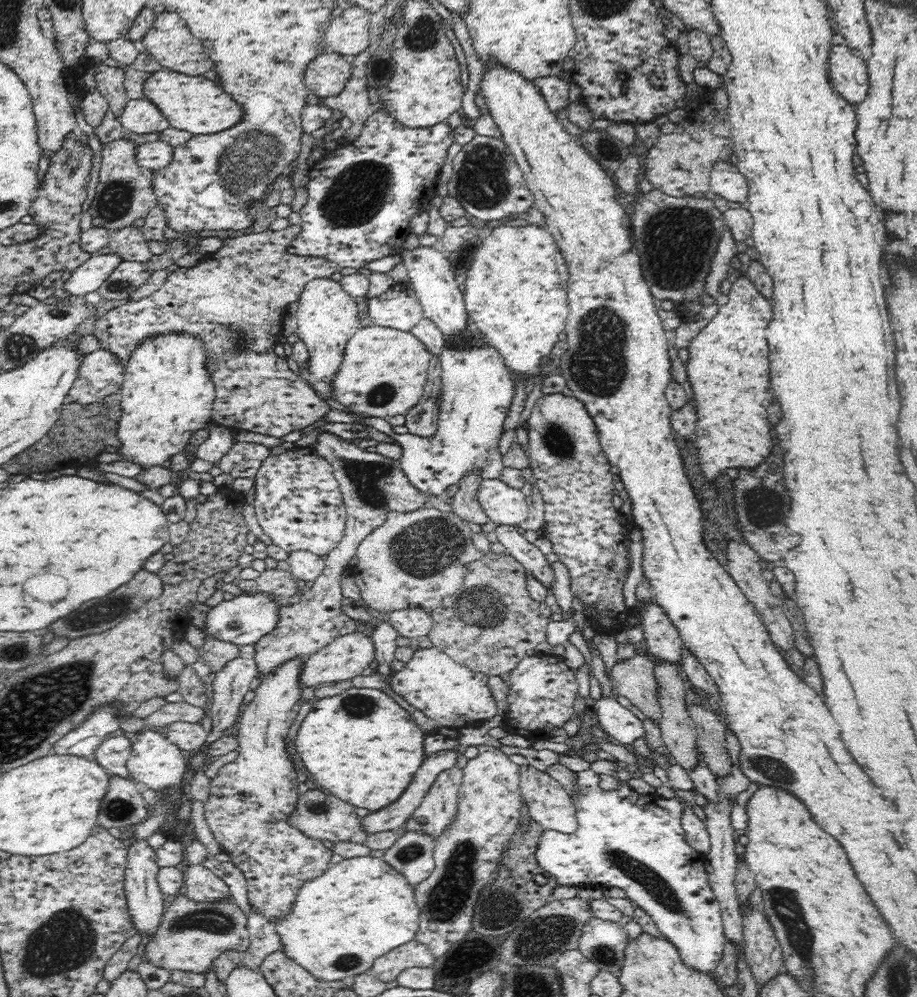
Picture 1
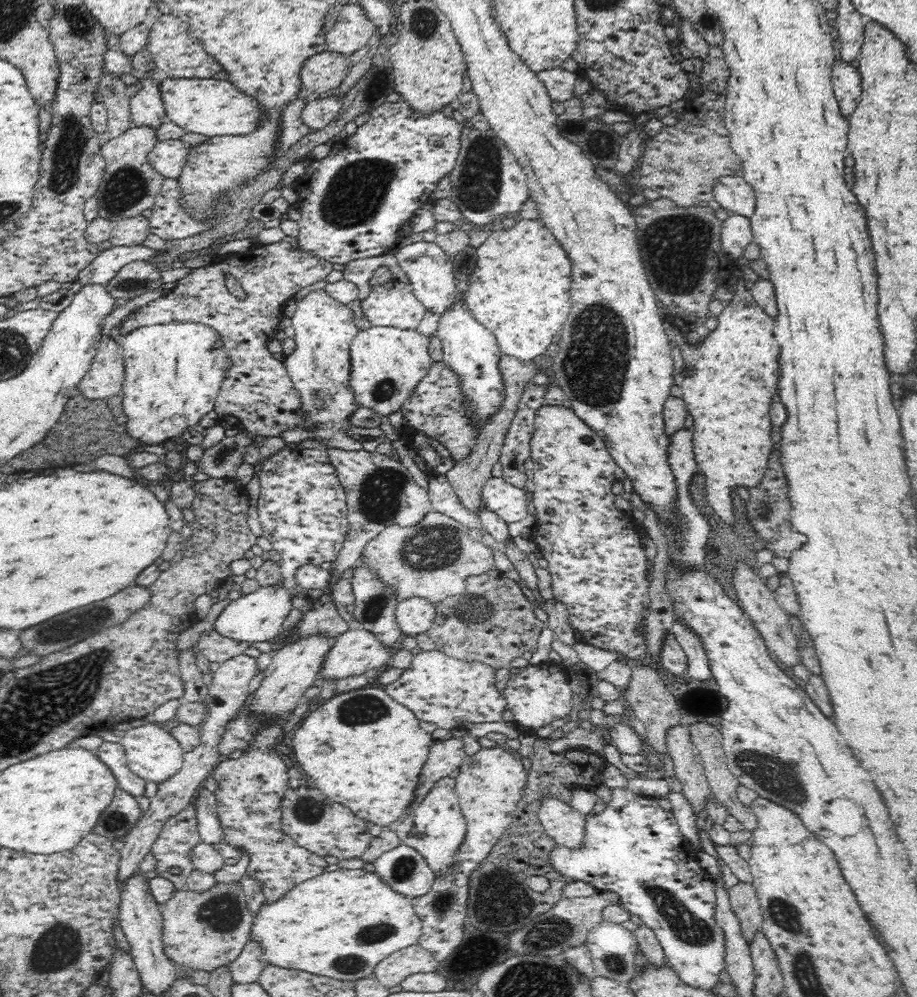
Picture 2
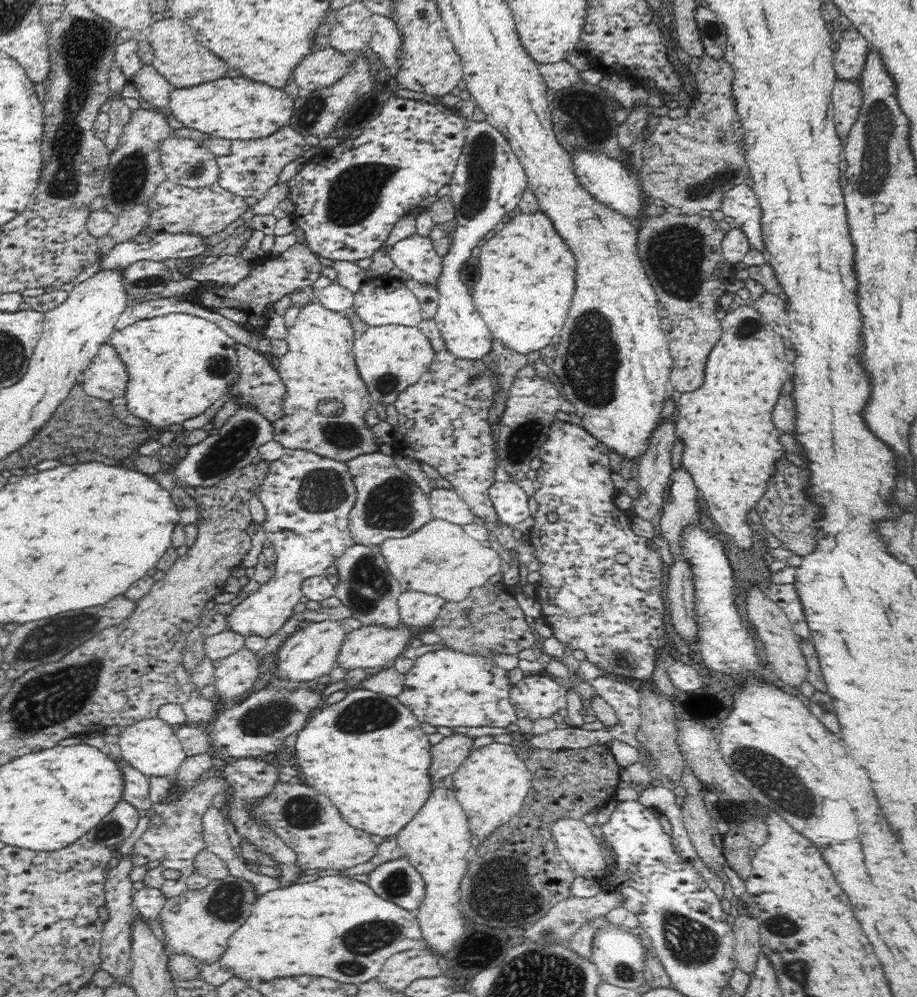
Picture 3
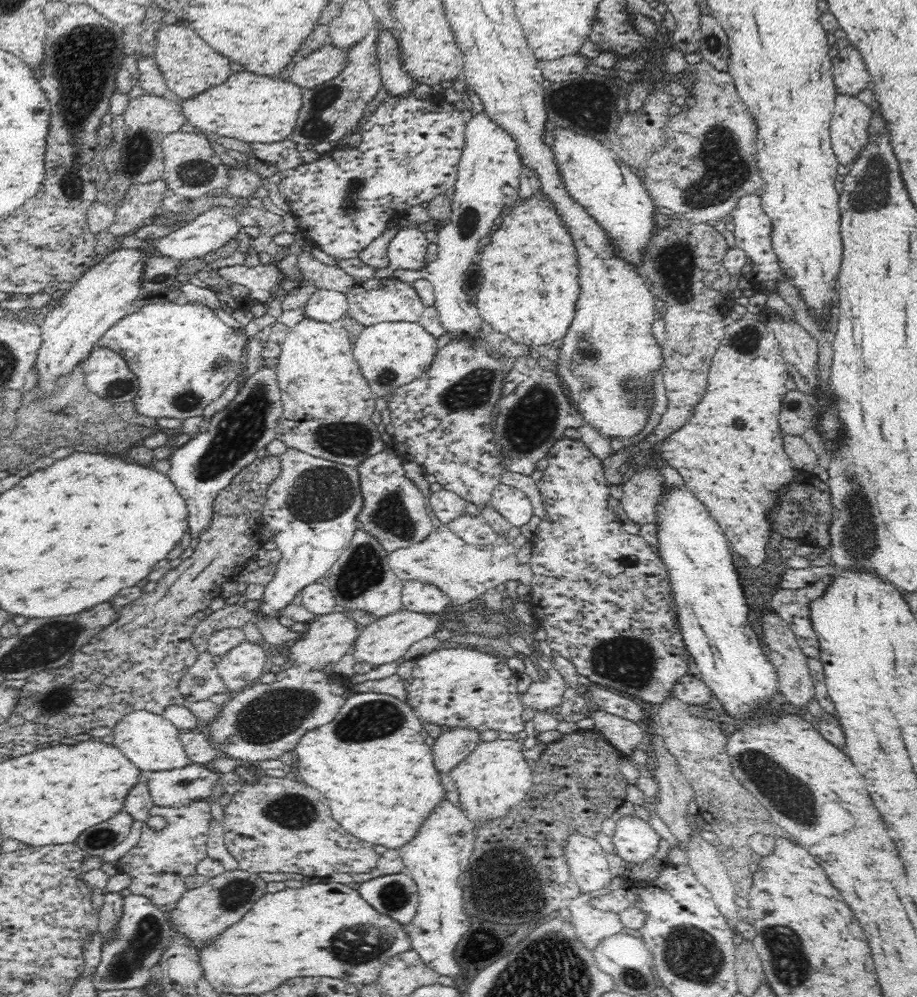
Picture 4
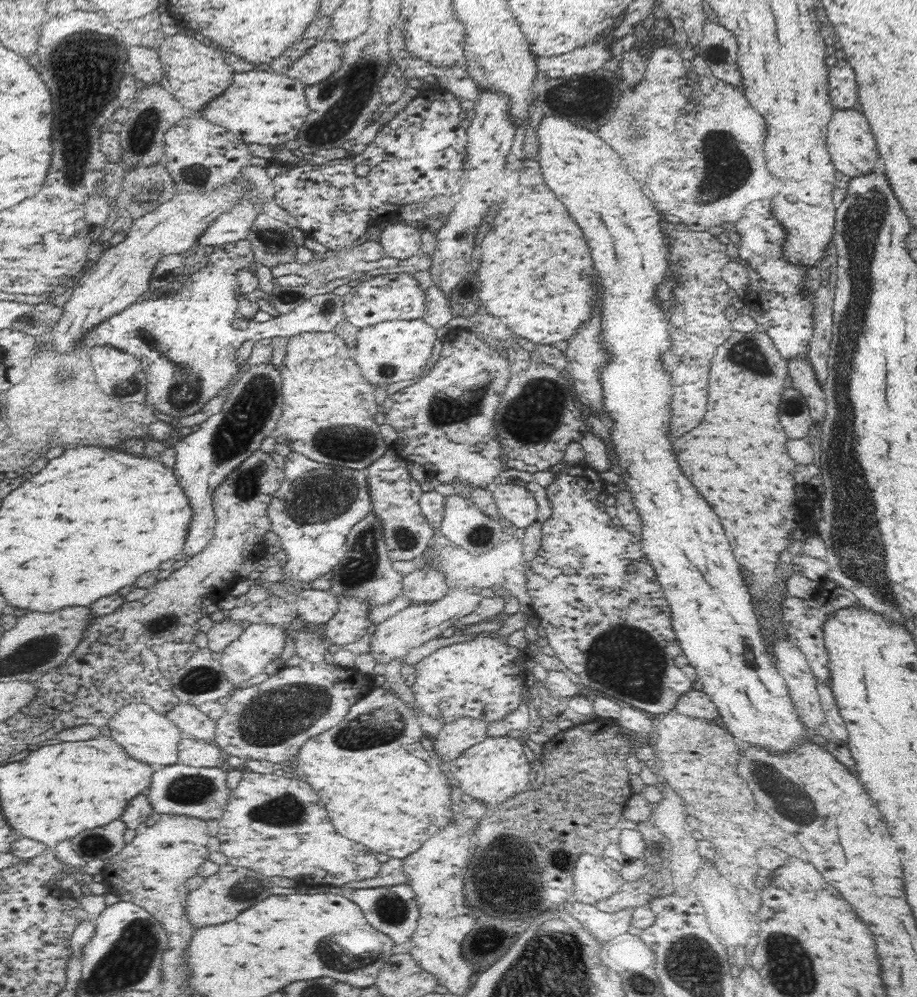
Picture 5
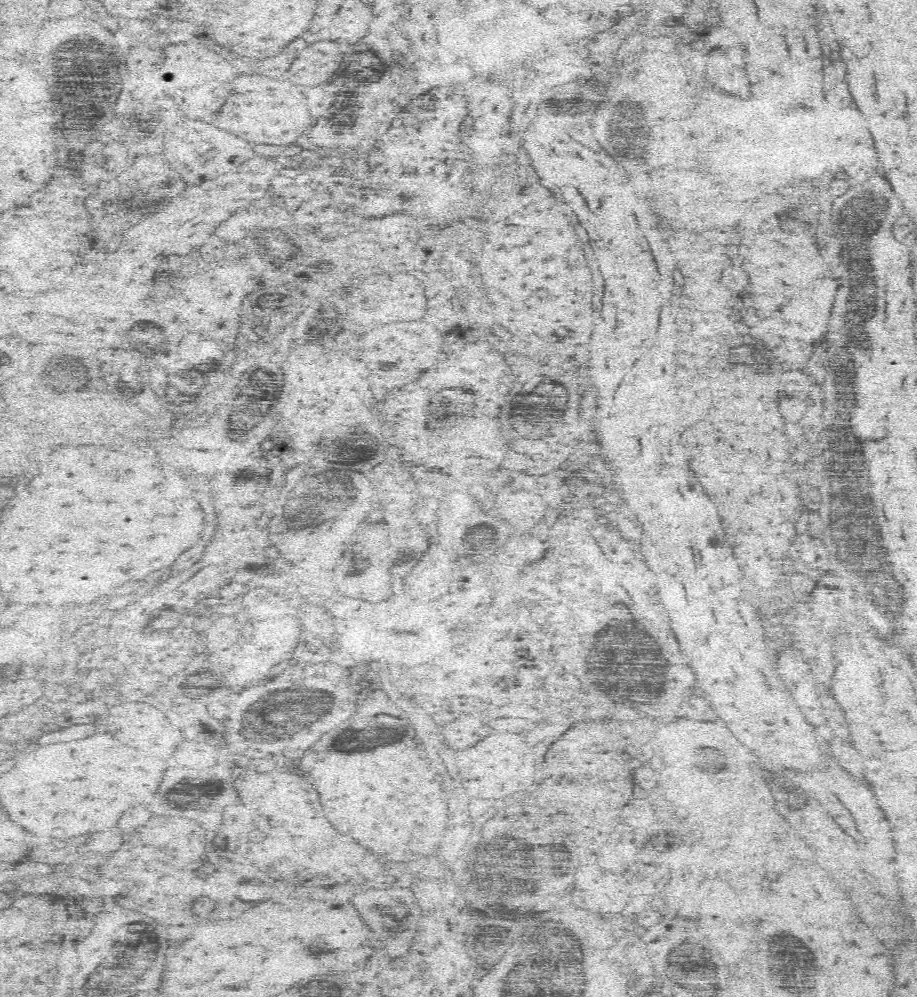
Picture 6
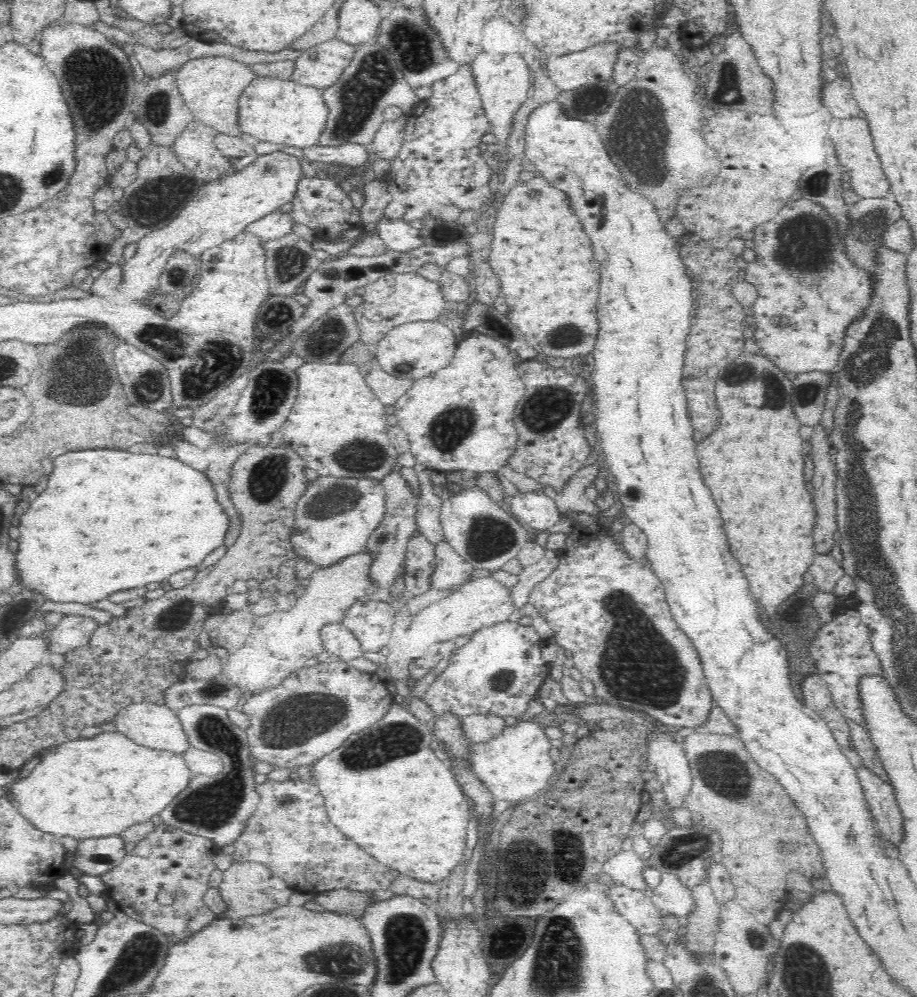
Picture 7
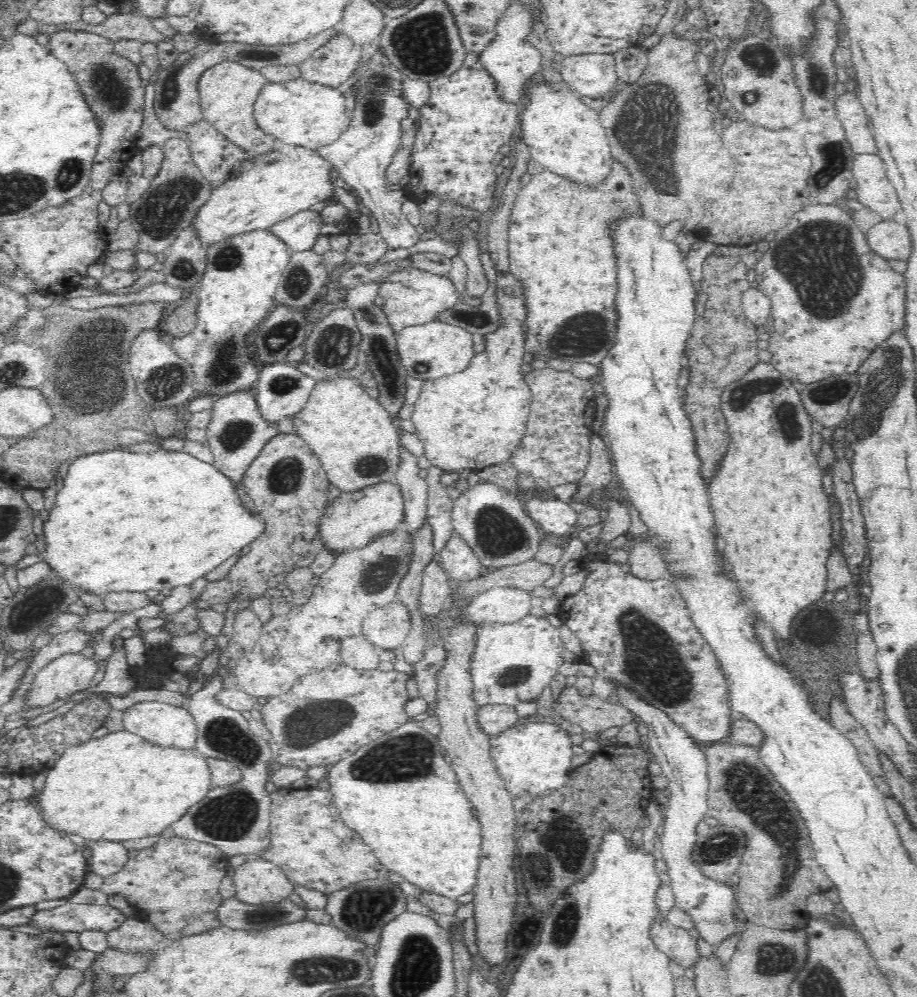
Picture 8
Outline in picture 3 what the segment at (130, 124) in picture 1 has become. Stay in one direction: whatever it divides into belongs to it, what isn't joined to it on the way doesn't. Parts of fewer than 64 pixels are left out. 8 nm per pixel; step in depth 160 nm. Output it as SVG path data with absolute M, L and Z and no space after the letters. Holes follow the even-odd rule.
M152 64L143 65L130 82L138 88L142 100L149 102L150 107L169 109L169 96L174 88Z

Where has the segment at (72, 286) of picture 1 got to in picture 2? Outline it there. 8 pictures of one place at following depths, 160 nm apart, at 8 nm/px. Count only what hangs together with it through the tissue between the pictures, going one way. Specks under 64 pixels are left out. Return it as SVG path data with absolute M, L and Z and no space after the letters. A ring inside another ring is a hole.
M143 244L117 246L99 251L96 258L79 274L79 282L86 284L107 284L125 265L134 261L149 261L152 257L169 252L169 244L164 250L152 250Z

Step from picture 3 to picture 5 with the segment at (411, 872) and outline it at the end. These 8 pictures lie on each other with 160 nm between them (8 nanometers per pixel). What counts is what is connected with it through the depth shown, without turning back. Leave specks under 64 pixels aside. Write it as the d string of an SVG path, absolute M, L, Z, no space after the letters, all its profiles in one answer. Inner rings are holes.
M409 884L382 888L356 887L354 890L346 892L351 901L356 903L364 913L364 919L369 927L388 938L389 942L392 942L398 949L406 946L406 942L414 935L419 920L419 908L414 891Z

